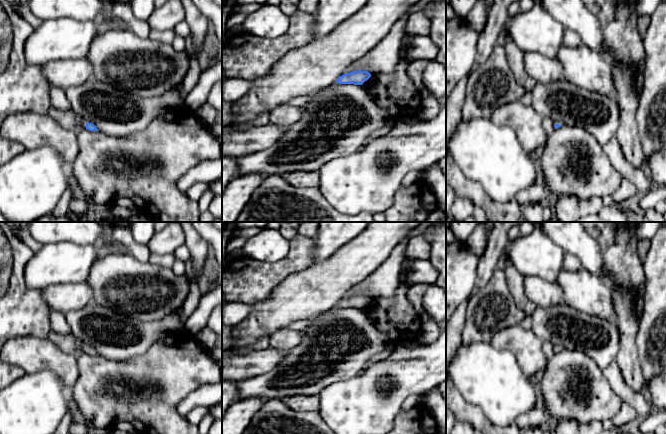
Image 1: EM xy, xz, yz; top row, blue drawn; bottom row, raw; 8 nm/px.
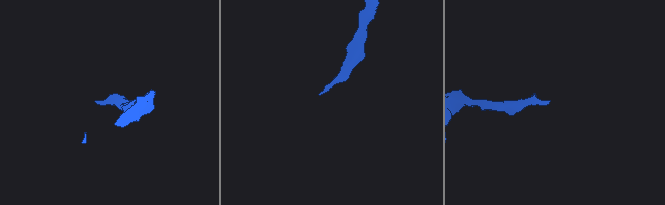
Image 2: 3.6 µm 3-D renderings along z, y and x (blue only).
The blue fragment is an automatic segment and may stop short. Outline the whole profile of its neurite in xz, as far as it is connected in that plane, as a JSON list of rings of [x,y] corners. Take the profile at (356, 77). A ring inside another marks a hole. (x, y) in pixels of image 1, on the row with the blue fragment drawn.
[[[353,71],[348,74],[343,74],[336,81],[338,84],[354,84],[362,85],[371,77],[371,74],[367,71]]]

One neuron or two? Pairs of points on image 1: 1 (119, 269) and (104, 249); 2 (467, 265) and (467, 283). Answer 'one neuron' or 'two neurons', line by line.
1: two neurons
2: one neuron

